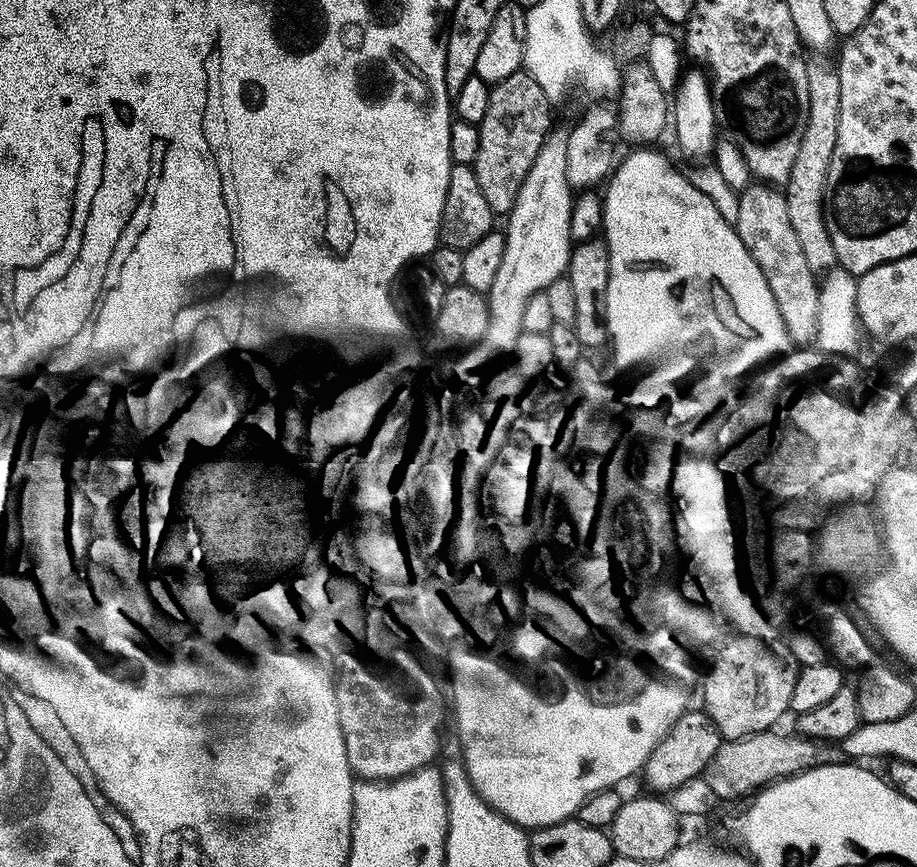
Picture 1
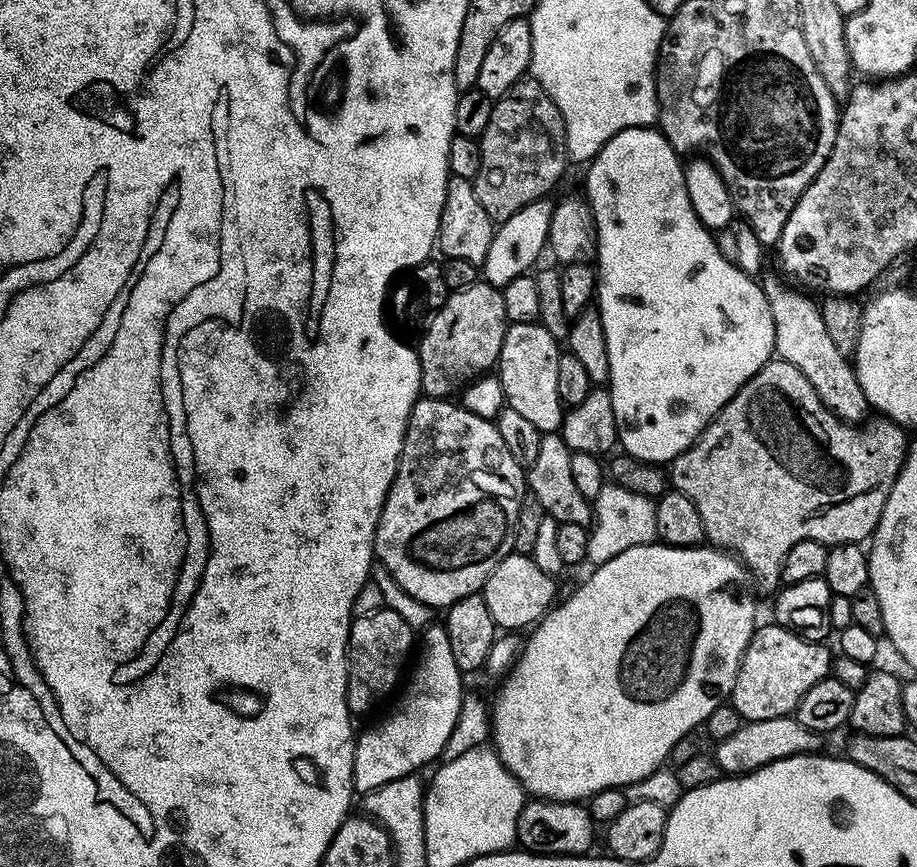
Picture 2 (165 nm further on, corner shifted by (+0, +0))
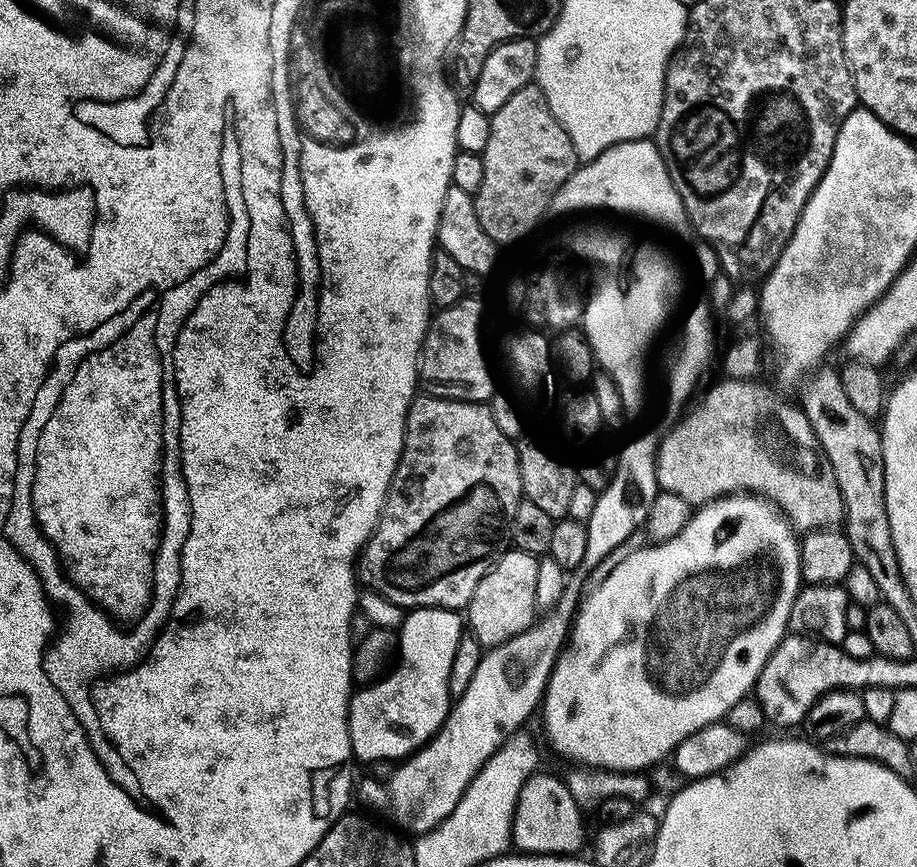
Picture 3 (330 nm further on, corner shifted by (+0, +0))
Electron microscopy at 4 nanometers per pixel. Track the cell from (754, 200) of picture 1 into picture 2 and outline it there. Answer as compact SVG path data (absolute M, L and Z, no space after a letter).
M776 276L770 277L766 282L763 281L762 287L768 299L770 314L774 318L775 355L798 366L798 370L806 374L810 386L814 386L824 405L839 420L863 421L869 415L867 412L870 412L868 399L866 394L862 394L862 386L858 382L855 367L850 363L849 357L842 355L838 351L838 346L834 346L834 341L830 339L826 322L822 322L820 304L812 301L807 291L799 287L791 288Z

